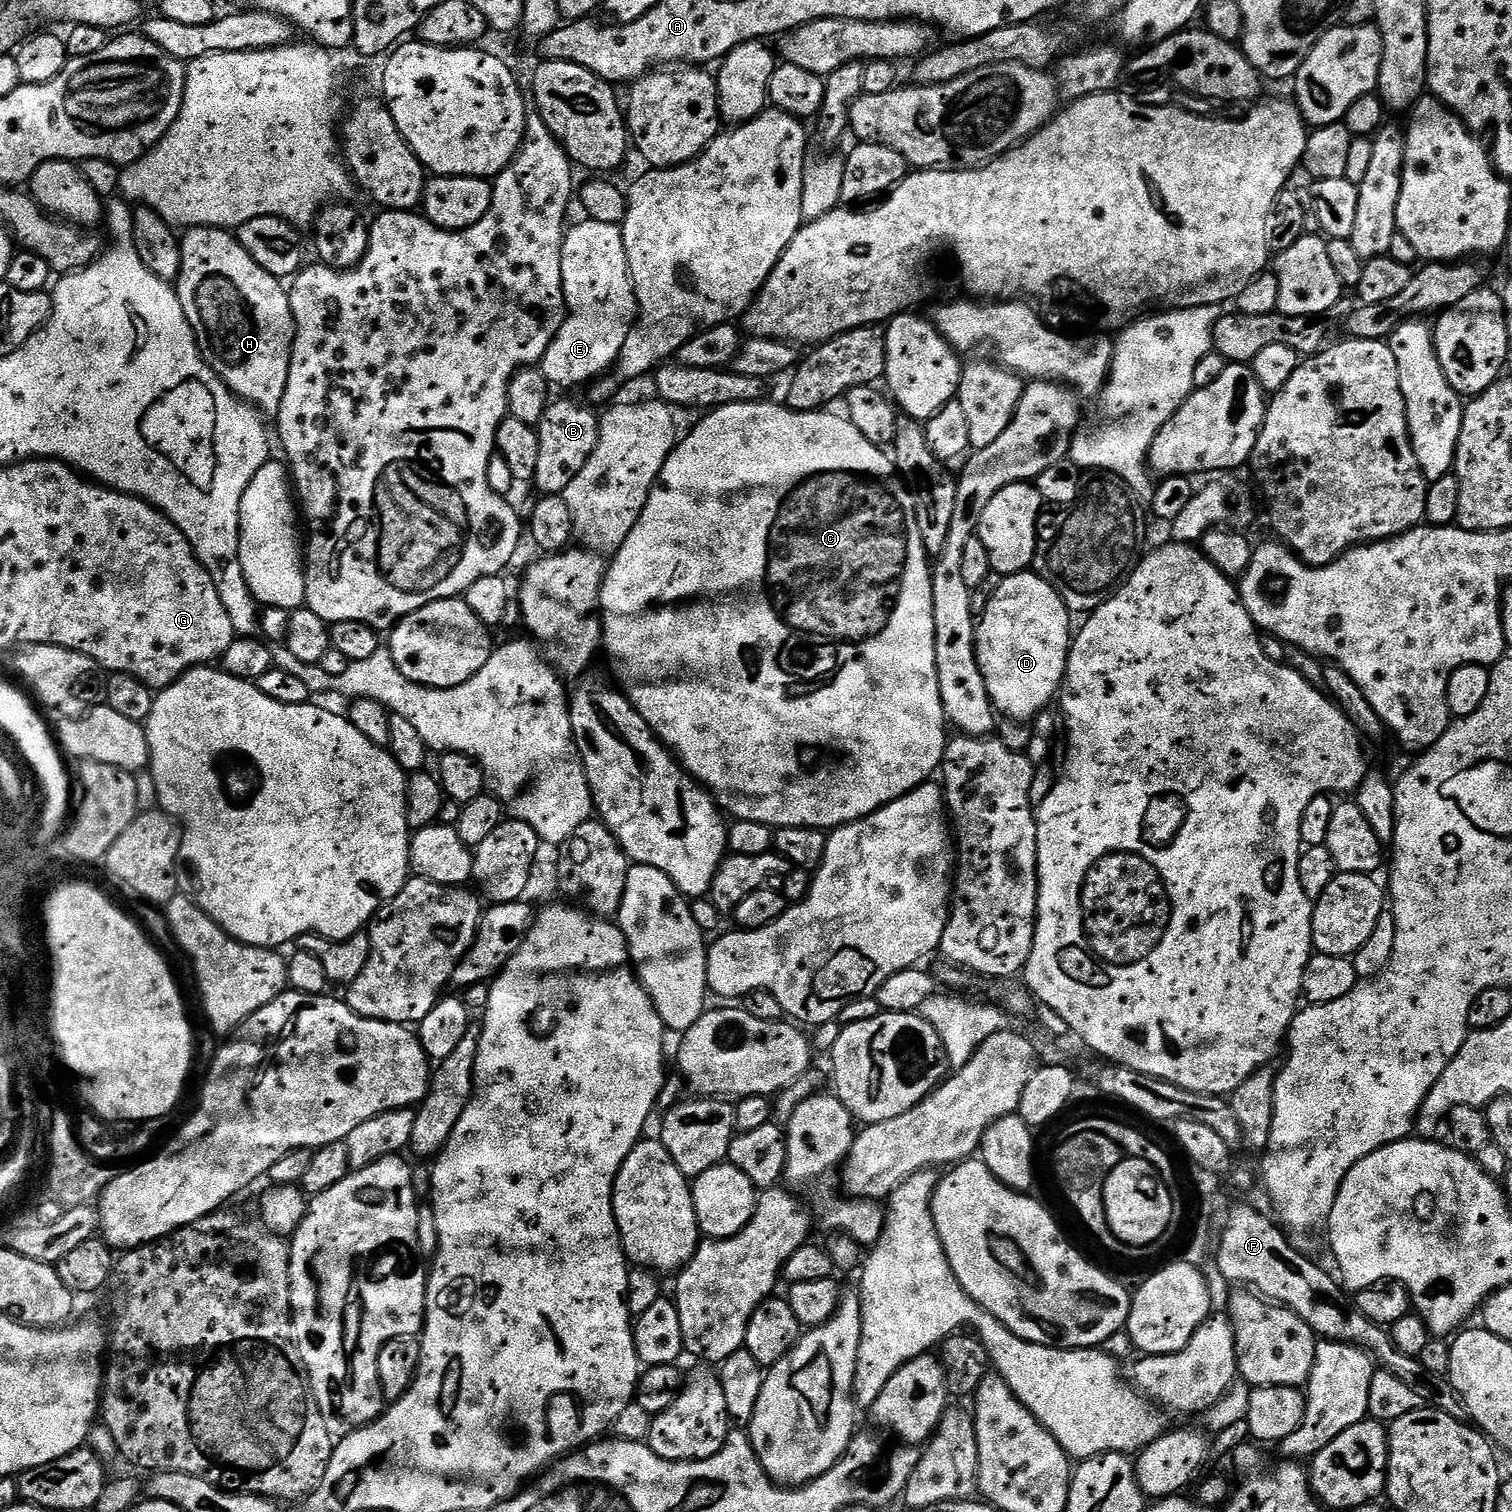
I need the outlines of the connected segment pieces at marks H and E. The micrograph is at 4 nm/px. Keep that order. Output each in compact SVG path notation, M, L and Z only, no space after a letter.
M222 228L187 229L183 233L180 242L180 253L182 254L182 266L180 267L180 276L174 282L174 287L178 298L182 302L182 310L194 330L194 338L200 351L200 357L214 370L214 374L218 374L218 378L233 394L240 397L247 404L251 404L257 412L265 417L274 418L282 406L282 394L286 394L286 378L290 374L292 343L296 337L296 323L292 317L292 307L288 297L289 289L285 285L284 288L280 285L283 284L281 277L262 270L262 266L258 266L258 262L254 262L254 258L250 258L250 254L246 254L246 250L242 250L240 241L236 239L235 235L231 231Z
M587 218L581 220L581 224L573 228L571 225L564 233L562 282L566 313L540 363L541 372L553 387L588 384L605 375L620 356L638 315L623 227Z

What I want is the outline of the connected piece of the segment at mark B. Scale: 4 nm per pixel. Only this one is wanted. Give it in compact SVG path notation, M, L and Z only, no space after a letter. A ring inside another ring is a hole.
M556 400L549 403L540 419L538 431L538 470L534 487L545 496L558 496L577 477L598 444L600 416L576 400Z

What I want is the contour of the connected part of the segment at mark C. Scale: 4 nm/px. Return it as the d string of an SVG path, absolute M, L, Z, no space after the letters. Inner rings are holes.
M747 400L747 401L746 401L746 402L742 402L742 403L741 403L741 404L727 404L727 405L726 405L726 406L722 406L722 407L721 407L721 408L714 408L714 409L711 409L711 411L709 411L709 412L708 412L708 413L707 413L707 415L705 415L705 416L708 416L708 417L706 417L706 418L705 418L705 420L704 420L704 421L702 421L702 422L701 422L701 424L700 424L700 425L698 425L698 426L697 426L697 428L696 428L696 429L694 429L694 430L693 430L693 432L692 432L692 433L690 433L690 434L689 434L689 436L688 436L688 437L686 437L686 438L685 438L685 440L684 440L684 437L683 437L683 439L681 439L681 440L680 440L680 441L679 441L679 443L677 443L677 445L676 445L676 447L675 447L675 448L673 448L673 449L672 449L672 452L671 452L671 454L670 454L670 455L669 455L669 456L668 456L668 460L667 460L667 462L665 462L665 464L664 464L664 465L663 465L663 466L662 466L662 470L661 470L661 471L660 471L660 476L659 476L659 478L658 478L658 479L656 479L656 484L655 484L655 485L654 485L654 486L653 486L653 488L652 488L652 493L651 493L651 494L650 494L650 495L649 495L649 500L648 500L648 501L647 501L647 502L646 502L646 506L645 506L645 509L644 509L644 510L642 510L642 514L641 514L641 517L640 517L640 518L638 518L638 522L636 522L636 523L635 523L635 524L634 524L634 528L633 528L633 529L632 529L632 530L630 530L630 534L629 534L629 536L628 536L628 537L627 537L627 538L626 538L626 540L625 540L625 541L624 541L624 542L622 542L622 546L621 546L621 548L620 548L620 549L618 549L618 550L617 550L617 552L615 552L615 555L613 555L613 556L612 556L612 557L611 557L611 560L610 560L610 563L609 563L609 564L608 564L608 565L607 565L607 568L606 568L606 571L605 571L605 574L604 574L604 584L603 584L603 585L602 585L602 587L601 587L601 588L600 588L600 614L601 614L601 617L602 617L602 619L603 619L603 622L604 622L604 642L603 642L603 645L602 645L602 648L603 648L603 651L604 651L604 652L605 652L605 653L607 653L607 652L609 652L609 654L610 654L610 655L612 655L612 668L613 668L613 670L614 670L614 671L616 671L616 676L617 676L617 678L618 678L618 679L620 679L620 684L621 684L621 685L620 685L620 684L619 684L619 687L620 687L620 688L621 688L621 689L622 689L622 691L623 691L623 693L624 693L624 695L625 695L625 696L627 696L627 697L628 697L628 700L629 700L629 702L631 702L631 704L632 704L632 705L633 705L633 706L634 706L634 710L638 710L638 714L642 714L642 718L643 718L643 719L644 719L644 720L645 720L645 722L646 722L646 723L648 723L648 725L649 725L649 726L650 726L650 730L651 730L651 731L652 731L652 733L653 733L653 734L655 734L655 736L656 736L656 739L657 739L657 740L659 740L659 741L660 741L660 743L661 743L661 744L663 744L663 745L664 745L664 747L665 747L665 748L667 748L667 749L668 749L668 751L669 751L669 752L671 752L671 753L672 753L672 755L673 755L673 757L675 757L675 759L676 759L676 760L677 760L677 761L678 761L678 763L679 763L679 765L680 765L680 767L681 767L681 768L683 768L683 769L684 769L684 771L685 771L685 772L687 772L687 773L688 773L688 775L689 775L689 776L691 776L691 777L692 777L692 779L693 779L693 780L695 780L695 781L696 781L696 783L697 783L697 784L699 784L699 785L701 785L701 786L703 786L703 787L704 787L704 788L705 788L705 789L707 789L707 791L708 791L708 792L709 792L709 793L712 793L712 794L715 794L715 795L716 795L716 796L717 796L717 797L719 797L719 800L718 800L718 804L719 804L719 807L720 807L720 808L721 808L721 809L723 809L723 811L724 811L724 812L725 812L725 813L727 813L727 815L728 815L728 816L729 816L729 817L732 817L732 818L735 818L735 819L738 819L738 820L749 820L749 821L750 821L750 822L762 822L762 823L763 823L763 824L769 824L769 826L770 826L770 827L772 827L772 829L773 829L773 830L775 830L775 829L778 829L778 828L785 828L785 827L786 827L786 826L806 826L806 827L807 827L807 828L822 828L822 829L825 829L825 830L831 830L831 829L834 829L834 828L841 828L841 827L842 827L842 826L843 826L843 825L844 825L844 824L849 824L849 823L850 823L850 822L854 822L854 821L855 821L855 820L861 820L861 819L862 819L862 818L866 818L866 817L867 817L867 816L869 816L869 815L870 815L870 814L874 814L874 813L875 813L875 812L876 812L876 811L877 811L877 810L878 810L878 809L879 809L879 808L881 808L881 807L882 807L882 806L886 806L886 805L887 805L887 804L889 804L889 803L890 803L890 802L894 802L894 801L895 801L895 800L897 800L897 799L898 799L898 798L900 798L900 797L902 797L902 796L905 796L905 794L907 794L907 793L908 793L908 792L912 792L912 791L913 791L913 789L915 789L915 788L917 788L917 787L918 787L918 786L919 786L919 784L923 784L923 783L925 783L925 782L928 782L928 781L931 781L931 780L932 780L932 779L933 779L933 776L934 776L934 773L935 773L935 772L936 772L936 771L937 771L937 768L938 768L938 767L939 767L939 765L940 765L940 758L941 758L941 756L942 756L942 754L943 754L943 753L944 753L944 746L945 746L945 743L946 743L946 735L945 735L945 736L944 736L944 728L945 728L945 729L946 729L946 721L945 721L945 718L944 718L944 711L943 711L943 710L942 710L942 694L941 694L941 693L940 693L940 691L939 691L939 690L938 690L938 666L937 666L937 665L936 665L936 659L935 659L935 658L934 658L934 598L933 598L933 597L932 597L932 569L931 569L931 567L930 567L930 557L929 557L929 555L928 555L928 552L927 552L927 551L926 551L926 549L924 549L924 543L923 543L923 542L922 542L922 534L918 534L918 518L914 518L914 502L913 502L913 501L912 501L912 499L911 499L911 498L910 498L910 494L909 494L909 493L908 493L908 490L907 490L907 487L906 487L906 485L905 485L905 483L904 483L904 481L903 481L903 480L901 480L901 479L900 479L900 477L899 477L899 476L897 476L897 475L896 475L896 466L895 466L895 464L893 464L893 463L892 463L892 458L891 458L891 455L889 455L889 453L888 453L888 452L887 452L887 451L885 451L885 449L882 449L882 448L879 448L879 447L878 447L878 446L874 446L874 445L873 445L873 444L872 444L872 443L870 443L870 441L869 441L869 440L867 440L867 439L866 439L866 438L862 438L862 434L861 434L861 433L860 433L860 431L858 431L858 429L857 429L857 428L855 428L855 426L854 426L854 425L852 425L852 424L851 424L851 422L849 422L849 421L848 421L848 420L843 420L843 419L842 419L842 418L834 418L834 417L833 417L833 415L831 415L831 414L828 414L828 413L826 413L826 412L824 412L824 411L823 411L823 410L819 410L819 411L814 411L814 412L795 412L795 410L793 410L793 409L790 409L790 408L788 408L788 407L787 407L787 406L785 406L785 405L784 405L784 404L783 404L783 403L780 403L780 402L779 402L779 404L764 404L764 403L765 403L765 402L761 402L761 401L760 401L760 400Z

